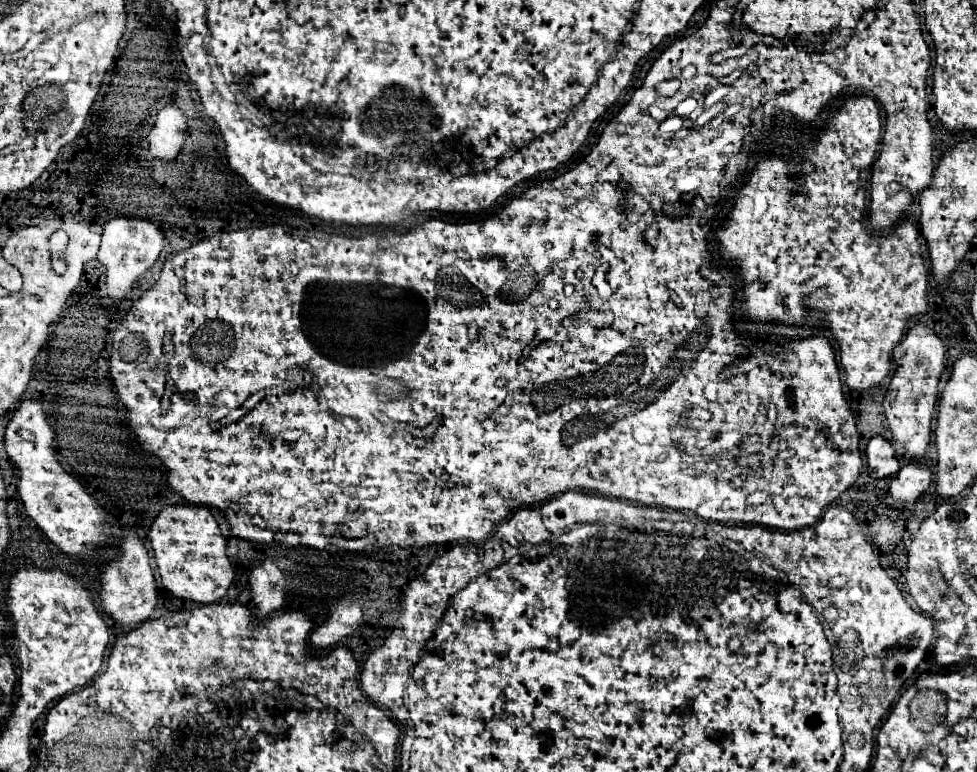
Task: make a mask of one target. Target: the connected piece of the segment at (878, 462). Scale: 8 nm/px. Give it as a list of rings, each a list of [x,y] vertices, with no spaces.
[[[874,436],[866,446],[868,472],[872,478],[888,478],[900,470],[894,446],[884,436]]]

